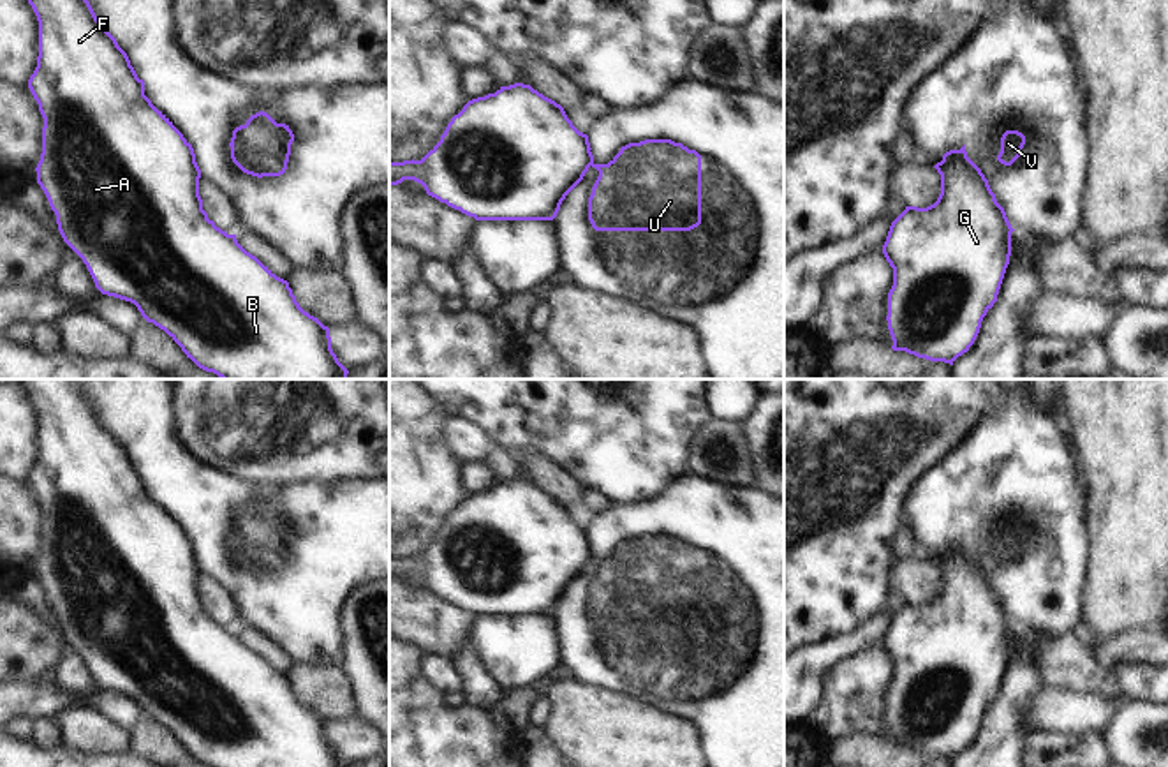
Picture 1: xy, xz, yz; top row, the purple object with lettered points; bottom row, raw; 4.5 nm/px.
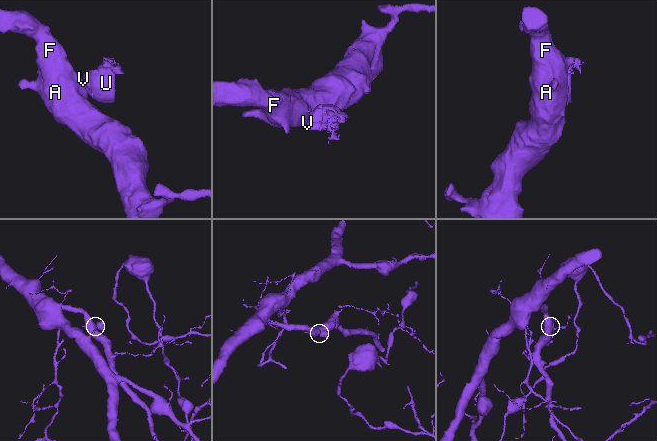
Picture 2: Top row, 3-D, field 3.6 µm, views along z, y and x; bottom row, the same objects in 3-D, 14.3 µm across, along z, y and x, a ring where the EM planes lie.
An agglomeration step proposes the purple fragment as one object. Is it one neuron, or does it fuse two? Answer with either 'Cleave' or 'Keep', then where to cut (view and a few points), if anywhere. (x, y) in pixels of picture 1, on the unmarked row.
Cleave. Split along yz (961, 543), (966, 549)

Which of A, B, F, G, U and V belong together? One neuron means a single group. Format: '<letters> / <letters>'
A B F G / U V

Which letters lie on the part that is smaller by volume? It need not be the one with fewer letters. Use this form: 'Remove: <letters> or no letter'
Remove: U, V

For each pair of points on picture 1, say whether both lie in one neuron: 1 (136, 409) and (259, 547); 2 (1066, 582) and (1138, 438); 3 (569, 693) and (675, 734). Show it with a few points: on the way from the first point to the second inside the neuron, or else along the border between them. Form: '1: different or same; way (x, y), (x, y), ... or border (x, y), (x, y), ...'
1: same; way (155, 443), (226, 513)
2: different; border (1087, 496), (1089, 558), (1084, 577)
3: same; way (596, 720), (610, 734), (649, 734)

